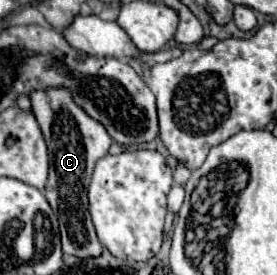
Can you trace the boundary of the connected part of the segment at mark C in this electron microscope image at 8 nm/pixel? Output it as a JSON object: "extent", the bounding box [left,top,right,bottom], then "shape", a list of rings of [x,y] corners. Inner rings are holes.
{"extent":[31,89,111,259],"shape":[[[63,89],[31,93],[31,105],[49,149],[49,181],[45,185],[45,197],[59,217],[63,253],[77,259],[99,257],[103,245],[99,243],[95,227],[91,223],[87,187],[95,163],[107,155],[111,137],[107,135],[107,131],[103,131],[103,125],[95,123],[95,119],[91,119],[81,107],[77,107],[71,95],[67,95],[67,91]]]}

